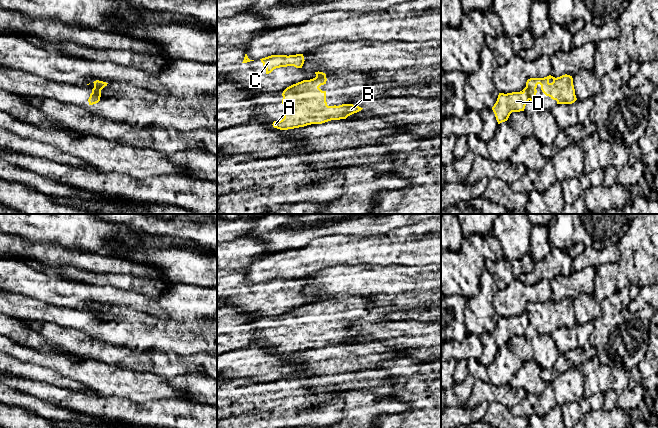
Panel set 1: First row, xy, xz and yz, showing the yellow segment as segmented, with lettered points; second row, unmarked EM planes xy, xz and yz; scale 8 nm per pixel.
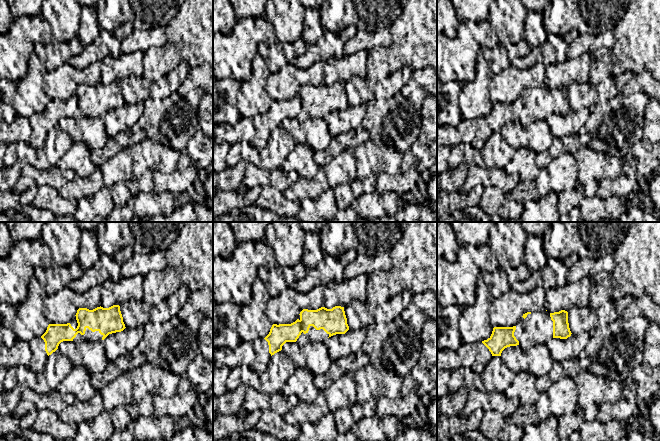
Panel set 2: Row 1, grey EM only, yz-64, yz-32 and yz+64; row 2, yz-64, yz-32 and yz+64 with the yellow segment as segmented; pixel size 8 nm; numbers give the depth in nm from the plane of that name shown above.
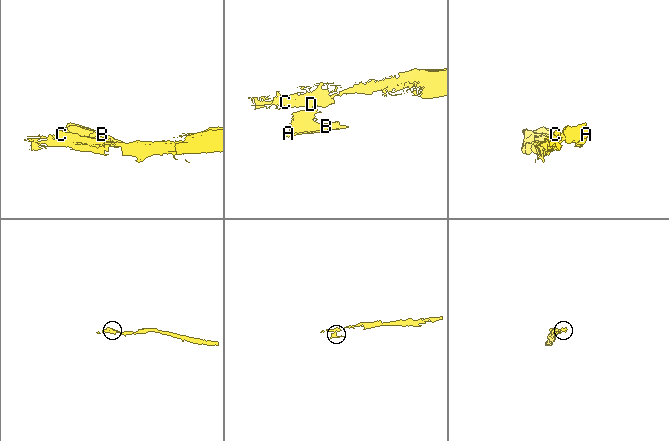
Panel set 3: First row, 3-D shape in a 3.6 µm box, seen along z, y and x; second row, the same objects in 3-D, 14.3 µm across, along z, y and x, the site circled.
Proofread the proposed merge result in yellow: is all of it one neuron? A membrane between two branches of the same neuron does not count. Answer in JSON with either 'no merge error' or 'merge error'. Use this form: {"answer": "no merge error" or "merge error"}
{"answer": "merge error"}

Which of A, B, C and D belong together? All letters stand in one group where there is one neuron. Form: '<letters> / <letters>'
A B / C D

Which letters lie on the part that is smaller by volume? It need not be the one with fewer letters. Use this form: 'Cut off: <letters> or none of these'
Cut off: A, B

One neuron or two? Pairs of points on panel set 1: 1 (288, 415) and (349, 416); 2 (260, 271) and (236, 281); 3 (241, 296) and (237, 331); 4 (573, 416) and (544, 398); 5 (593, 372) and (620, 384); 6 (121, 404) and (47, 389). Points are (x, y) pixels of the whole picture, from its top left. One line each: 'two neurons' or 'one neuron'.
1: two neurons
2: two neurons
3: two neurons
4: two neurons
5: one neuron
6: one neuron

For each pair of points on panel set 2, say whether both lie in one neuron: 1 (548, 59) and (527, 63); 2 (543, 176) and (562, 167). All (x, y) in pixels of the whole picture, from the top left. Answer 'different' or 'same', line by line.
1: same
2: same

